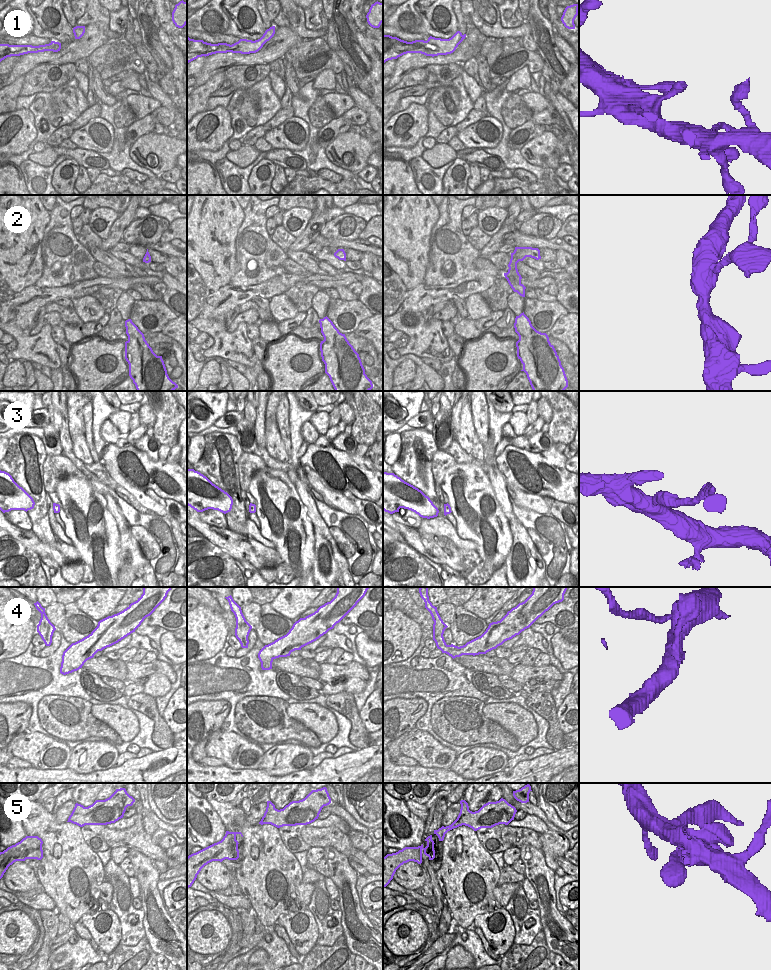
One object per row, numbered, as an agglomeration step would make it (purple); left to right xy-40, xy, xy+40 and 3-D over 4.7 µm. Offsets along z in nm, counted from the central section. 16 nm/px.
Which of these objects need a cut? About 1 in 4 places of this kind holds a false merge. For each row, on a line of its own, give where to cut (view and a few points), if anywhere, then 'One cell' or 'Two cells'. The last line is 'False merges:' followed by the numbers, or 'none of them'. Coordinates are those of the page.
1: No split. One cell
2: No split. One cell
3: No split. One cell
4: No split. One cell
5: No split. One cell
False merges: none of them

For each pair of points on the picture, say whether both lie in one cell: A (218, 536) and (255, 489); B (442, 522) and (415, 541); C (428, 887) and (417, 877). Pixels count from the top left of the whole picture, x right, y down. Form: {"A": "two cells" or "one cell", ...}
{"A": "two cells", "B": "two cells", "C": "two cells"}

